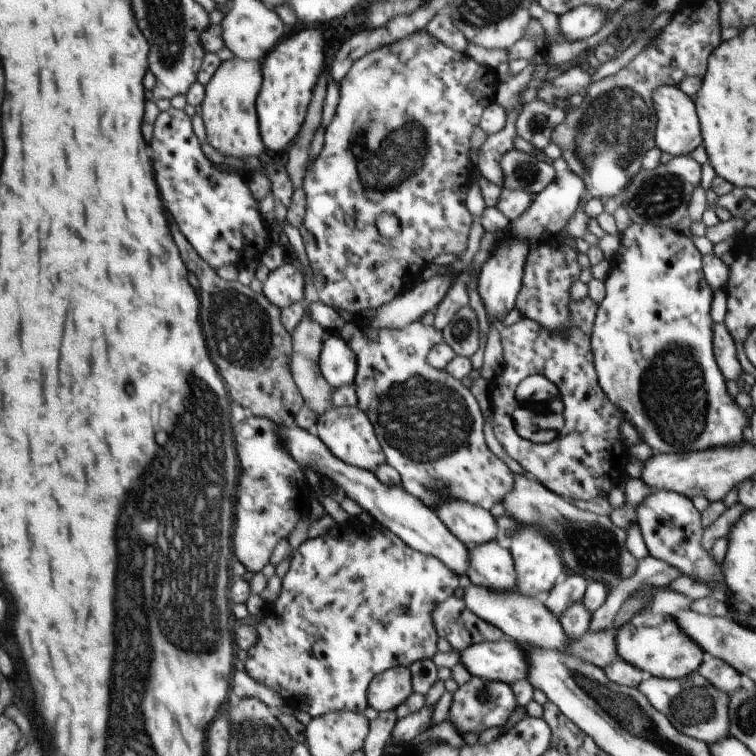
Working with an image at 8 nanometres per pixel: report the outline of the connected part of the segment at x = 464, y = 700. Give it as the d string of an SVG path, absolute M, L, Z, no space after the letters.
M471 676L465 684L457 686L452 693L452 702L447 714L449 721L460 736L466 732L479 735L486 728L503 726L517 710L516 698L507 683L489 681Z

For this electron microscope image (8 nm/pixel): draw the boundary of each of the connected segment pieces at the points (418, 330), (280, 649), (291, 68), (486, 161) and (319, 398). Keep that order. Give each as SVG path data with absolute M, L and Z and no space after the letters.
M360 319L357 323L345 322L338 335L356 354L356 377L351 385L356 395L356 407L369 418L385 463L399 474L401 488L434 511L435 506L449 498L481 506L484 510L501 503L512 490L514 474L487 448L483 438L483 418L469 386L425 362L429 350L442 342L441 331L432 325L424 326L420 321L397 329L373 328Z
M334 525L323 535L306 539L292 552L289 570L281 579L281 592L271 606L273 612L271 616L264 616L263 621L256 626L259 632L259 642L253 651L248 652L246 672L256 682L265 684L266 688L277 692L284 705L292 710L303 711L309 717L322 716L329 712L337 712L337 710L363 713L368 708L368 686L377 674L384 673L393 666L408 668L413 665L413 662L421 661L423 658L432 659L433 654L436 654L435 644L438 638L431 623L431 610L437 604L441 604L445 598L453 595L455 588L458 588L458 578L457 574L453 574L453 571L449 570L445 564L441 564L437 558L413 550L384 527L374 526L373 530L367 532L367 535L361 535L352 529L345 530L342 525Z
M307 28L291 32L262 62L263 87L257 98L257 110L267 151L281 152L299 136L310 105L309 98L312 98L319 72L323 70L323 36L319 30Z
M517 107L512 111L506 111L507 118L505 121L505 126L500 132L487 136L485 142L483 142L481 147L478 149L475 171L485 181L491 182L491 184L495 187L499 187L500 189L503 187L503 178L505 178L505 174L503 174L503 170L501 170L501 158L507 154L509 150L515 150L513 139L517 137L516 120L517 116L520 114L520 111L520 107Z
M303 316L291 333L291 378L300 392L301 398L304 399L304 407L309 408L309 412L313 412L315 418L319 418L325 410L329 410L332 407L331 392L333 389L323 380L323 376L319 374L317 366L319 352L325 336L321 326L317 322L313 322L309 316Z

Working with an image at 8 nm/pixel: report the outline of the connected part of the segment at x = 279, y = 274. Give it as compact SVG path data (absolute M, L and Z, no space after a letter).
M285 263L267 274L267 278L265 278L265 282L262 284L262 291L265 294L265 299L267 299L269 303L281 309L295 304L295 302L303 303L302 291L304 282L302 270L300 268L295 268L295 266L291 264Z

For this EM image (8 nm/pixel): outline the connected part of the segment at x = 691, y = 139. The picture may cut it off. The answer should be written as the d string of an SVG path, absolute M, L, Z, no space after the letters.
M675 85L659 86L652 93L653 115L657 118L654 129L654 147L659 151L675 156L689 155L693 148L701 144L699 136L699 116L696 114L695 101L691 100Z

